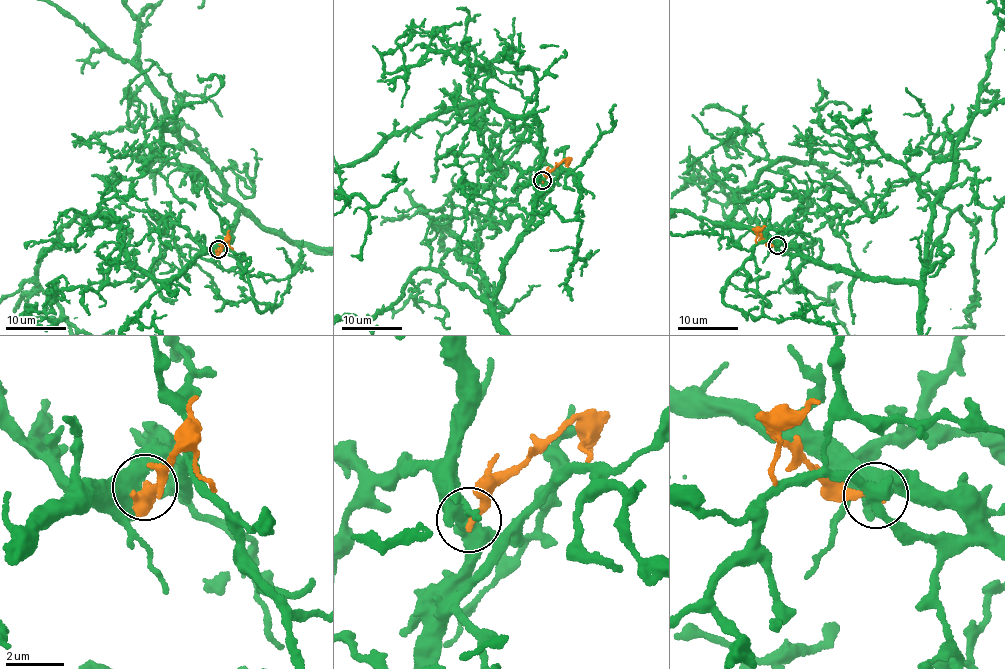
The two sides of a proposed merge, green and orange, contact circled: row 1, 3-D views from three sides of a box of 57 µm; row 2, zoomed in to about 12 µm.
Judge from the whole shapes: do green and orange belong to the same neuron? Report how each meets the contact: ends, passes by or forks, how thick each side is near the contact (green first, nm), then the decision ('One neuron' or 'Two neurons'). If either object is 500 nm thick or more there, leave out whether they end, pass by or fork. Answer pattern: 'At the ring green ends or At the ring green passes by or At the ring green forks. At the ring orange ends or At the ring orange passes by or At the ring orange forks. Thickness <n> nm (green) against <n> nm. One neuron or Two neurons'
At the ring green forks. At the ring orange ends. Thickness 440 nm (green) against 240 nm. Two neurons

